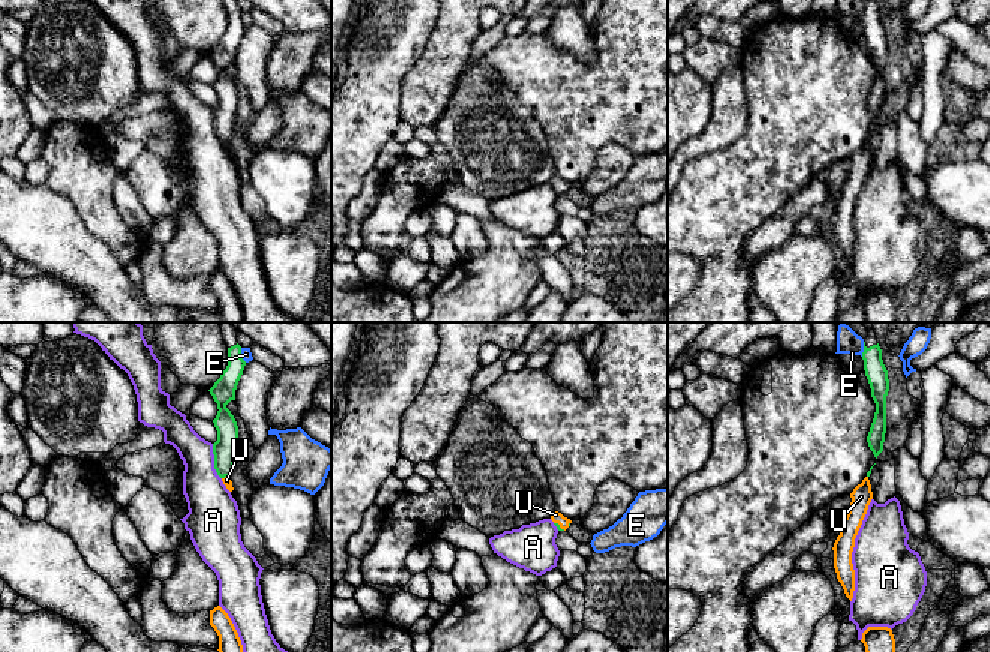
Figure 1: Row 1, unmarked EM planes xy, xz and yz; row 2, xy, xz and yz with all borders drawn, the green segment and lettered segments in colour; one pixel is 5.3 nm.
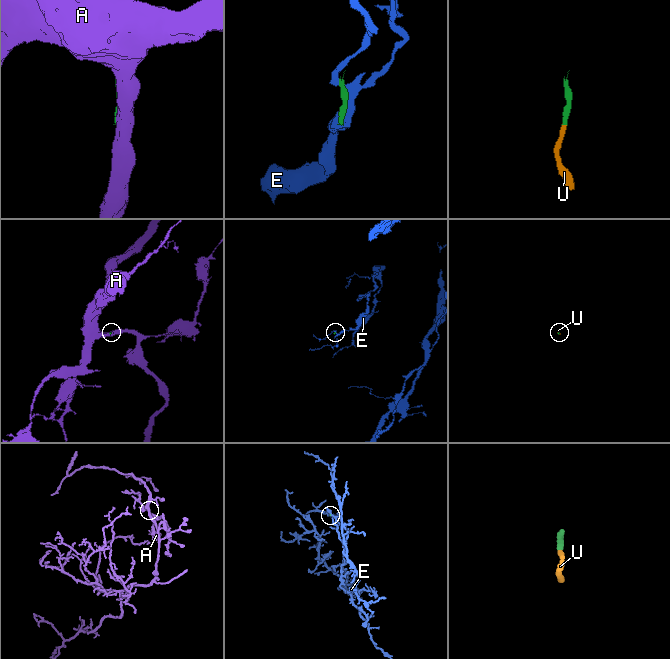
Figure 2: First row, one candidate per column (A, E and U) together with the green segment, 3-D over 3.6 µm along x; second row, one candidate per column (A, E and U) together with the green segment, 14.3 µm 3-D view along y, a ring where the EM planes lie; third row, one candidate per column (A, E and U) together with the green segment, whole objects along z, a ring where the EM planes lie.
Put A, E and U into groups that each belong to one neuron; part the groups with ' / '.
A / E / U

